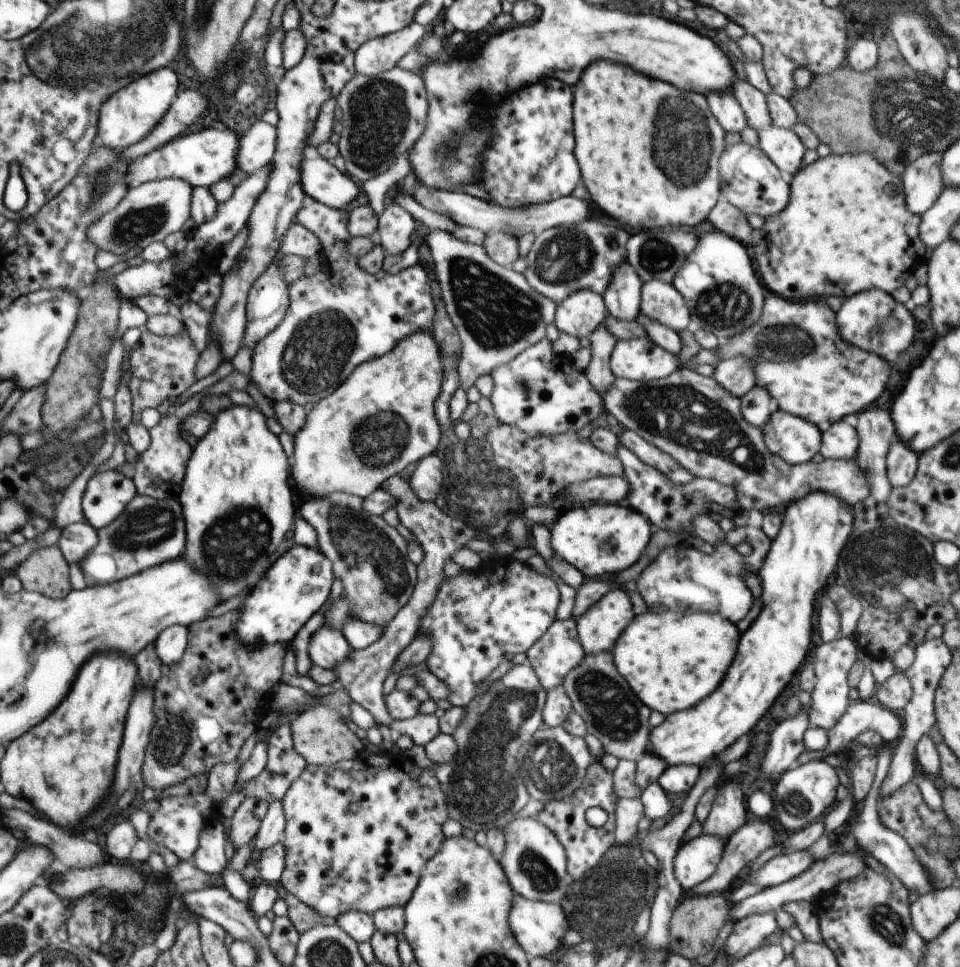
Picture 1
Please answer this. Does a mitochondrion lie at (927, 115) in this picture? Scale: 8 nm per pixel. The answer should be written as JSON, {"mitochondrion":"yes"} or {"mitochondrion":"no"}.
{"mitochondrion":"yes"}

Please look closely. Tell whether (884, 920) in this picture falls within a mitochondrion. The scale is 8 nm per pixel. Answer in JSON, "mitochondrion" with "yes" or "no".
{"mitochondrion":"yes"}

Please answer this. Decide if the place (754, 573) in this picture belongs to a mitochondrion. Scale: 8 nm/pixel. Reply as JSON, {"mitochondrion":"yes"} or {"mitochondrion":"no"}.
{"mitochondrion":"no"}

